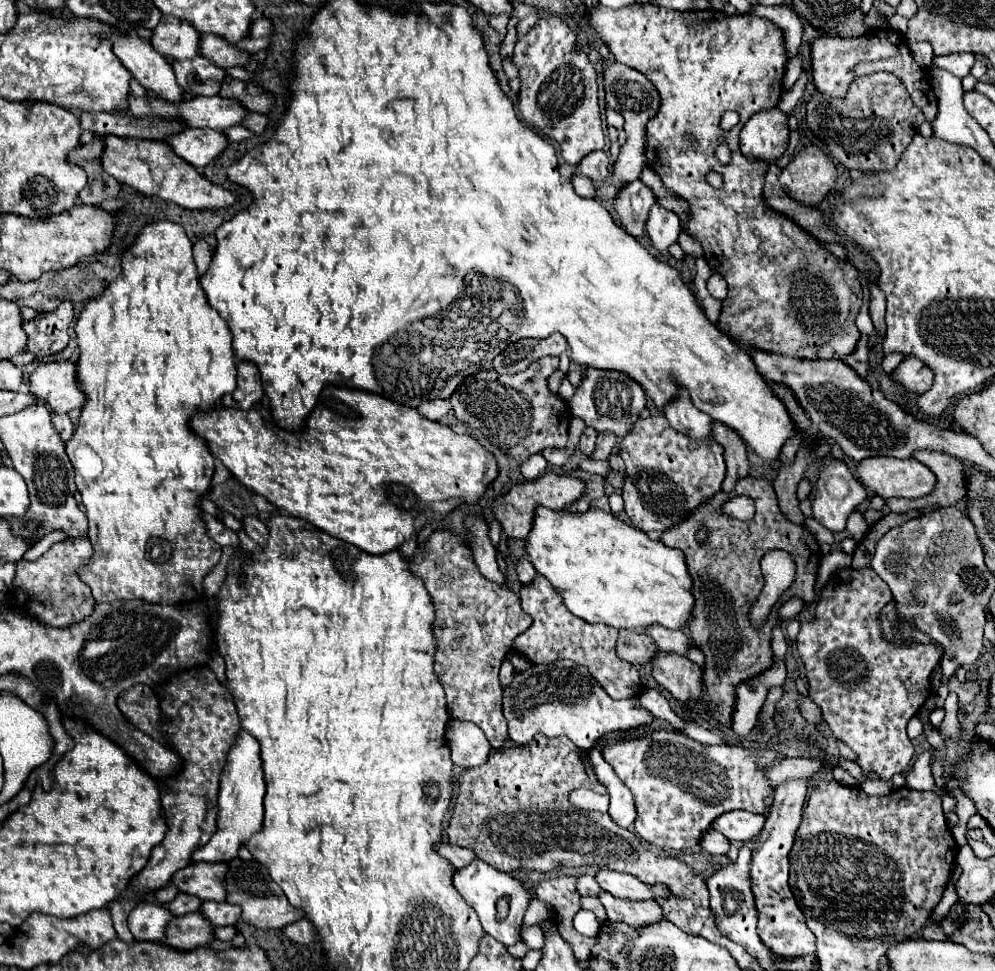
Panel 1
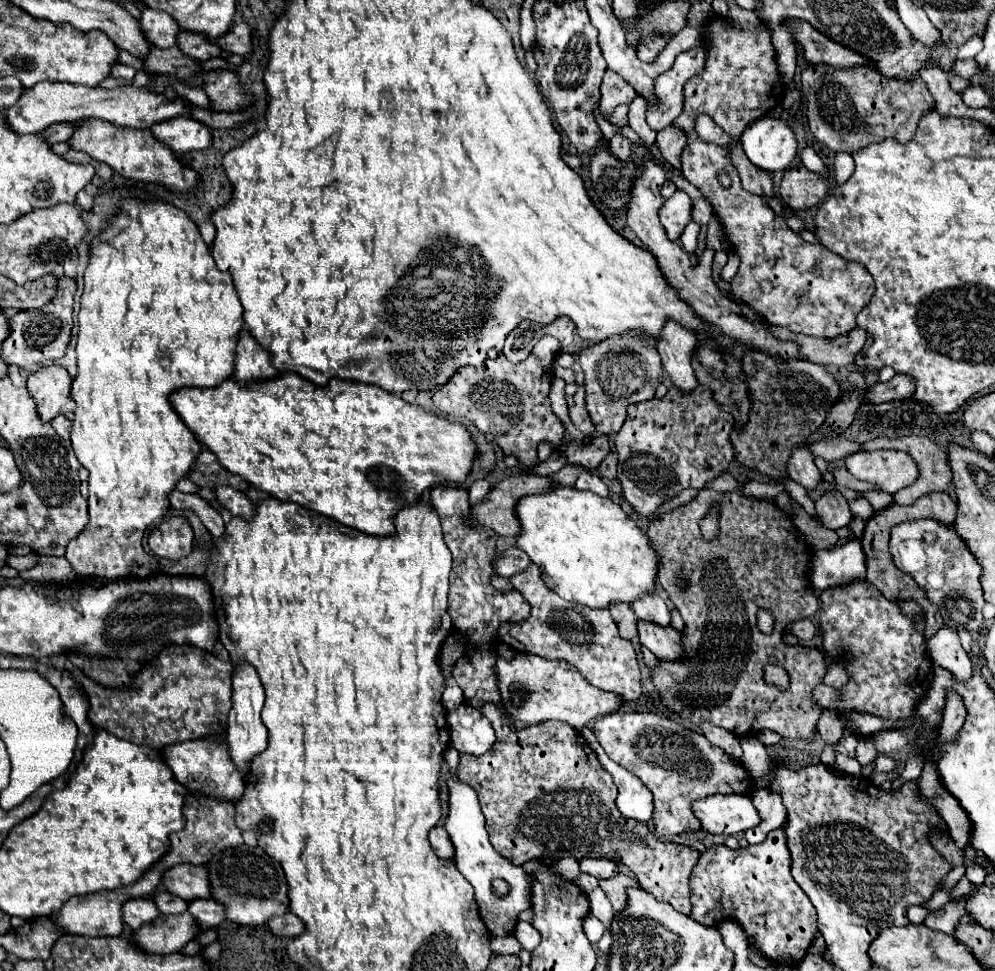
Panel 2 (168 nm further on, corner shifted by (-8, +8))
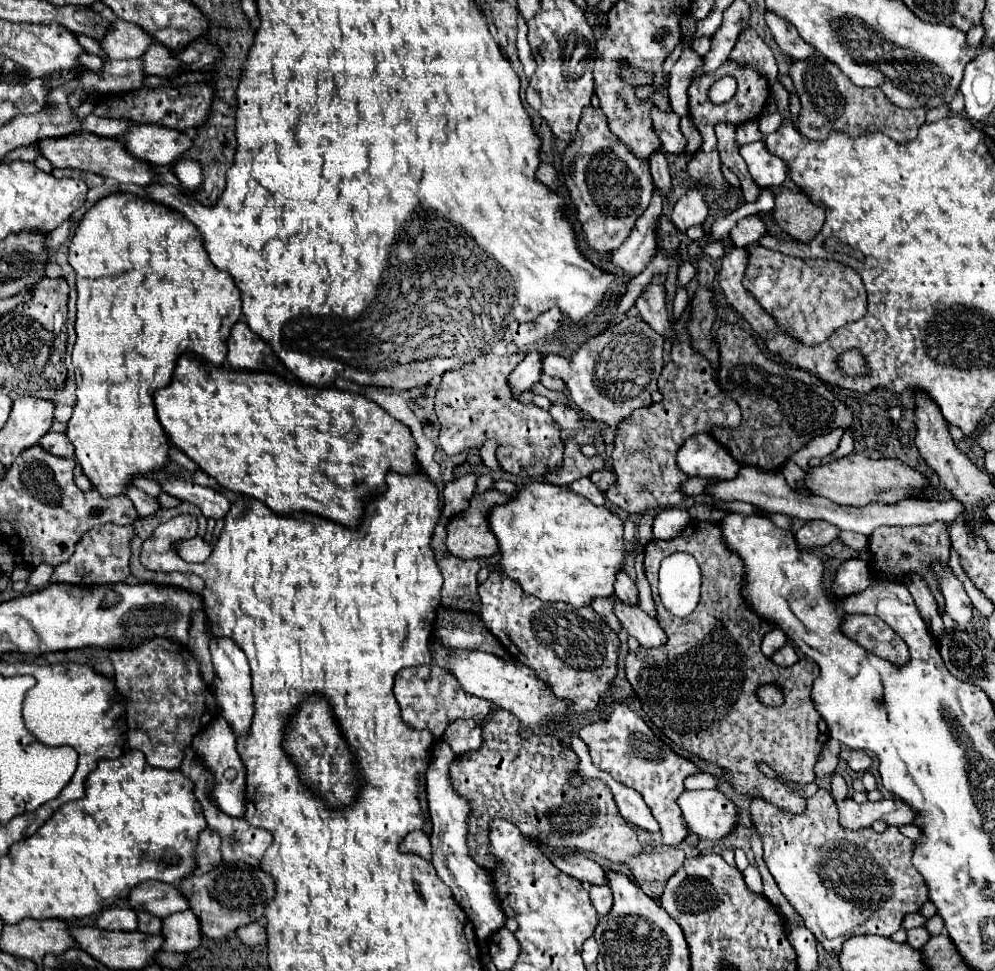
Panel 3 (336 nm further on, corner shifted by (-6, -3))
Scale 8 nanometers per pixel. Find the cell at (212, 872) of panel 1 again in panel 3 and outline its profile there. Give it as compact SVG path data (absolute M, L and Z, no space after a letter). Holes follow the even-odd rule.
M161 881L139 883L129 895L129 903L135 911L143 909L157 917L165 917L189 909L189 903L181 899L181 891L177 891L175 885L161 883Z

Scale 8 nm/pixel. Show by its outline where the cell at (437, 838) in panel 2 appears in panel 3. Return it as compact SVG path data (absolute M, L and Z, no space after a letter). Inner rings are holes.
M413 831L413 833L409 833L409 835L403 839L401 849L419 855L419 857L423 857L425 861L431 861L431 843L429 843L429 837L427 837L423 831Z

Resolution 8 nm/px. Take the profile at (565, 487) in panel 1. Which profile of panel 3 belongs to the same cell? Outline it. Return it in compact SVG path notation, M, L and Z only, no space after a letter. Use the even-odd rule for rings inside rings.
M489 489L481 495L473 495L469 509L461 515L455 515L449 525L447 525L447 549L457 555L459 559L483 559L483 557L491 557L497 553L497 537L493 535L491 527L489 527L489 513L493 507L503 505L511 499L511 495L501 493L497 489Z

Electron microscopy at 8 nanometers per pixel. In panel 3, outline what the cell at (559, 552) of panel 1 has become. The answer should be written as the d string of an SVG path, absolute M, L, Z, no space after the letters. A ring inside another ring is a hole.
M529 483L501 507L493 507L489 525L499 541L501 565L505 575L519 581L523 591L539 597L541 601L561 601L571 607L589 607L597 597L613 597L617 573L625 569L625 541L623 519L607 507L597 507L589 499L561 489L553 483Z

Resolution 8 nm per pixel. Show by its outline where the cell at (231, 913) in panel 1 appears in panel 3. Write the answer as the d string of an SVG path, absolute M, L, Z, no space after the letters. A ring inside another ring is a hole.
M191 911L173 913L163 919L163 937L163 951L191 953L201 943L201 923L197 923L197 917L191 915Z

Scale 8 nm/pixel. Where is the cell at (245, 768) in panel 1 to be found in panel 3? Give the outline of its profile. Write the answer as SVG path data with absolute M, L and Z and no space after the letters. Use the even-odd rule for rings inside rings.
M211 639L211 659L215 665L213 693L217 695L217 705L221 717L229 723L231 731L241 737L249 733L249 723L253 721L253 689L251 689L251 669L245 653L231 639Z

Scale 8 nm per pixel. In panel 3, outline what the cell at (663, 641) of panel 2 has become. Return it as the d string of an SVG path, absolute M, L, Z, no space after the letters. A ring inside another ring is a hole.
M615 599L615 615L621 619L623 629L639 641L645 649L657 649L667 643L665 631L659 627L655 619L643 613L639 607L625 607Z

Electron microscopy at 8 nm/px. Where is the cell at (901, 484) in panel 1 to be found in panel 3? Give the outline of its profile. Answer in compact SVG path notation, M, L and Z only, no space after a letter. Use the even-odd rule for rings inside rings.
M847 455L843 459L835 459L831 463L819 465L815 469L809 469L807 475L807 487L813 491L813 495L821 495L831 499L839 505L867 505L867 503L897 503L911 495L911 491L919 491L927 487L930 480L905 465L899 459L869 459L863 455Z

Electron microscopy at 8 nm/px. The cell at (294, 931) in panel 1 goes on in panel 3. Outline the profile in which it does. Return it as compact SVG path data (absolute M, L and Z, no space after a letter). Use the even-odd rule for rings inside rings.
M251 923L251 925L245 925L237 931L237 937L245 943L245 945L251 945L251 947L257 947L261 943L267 943L267 931L261 923Z

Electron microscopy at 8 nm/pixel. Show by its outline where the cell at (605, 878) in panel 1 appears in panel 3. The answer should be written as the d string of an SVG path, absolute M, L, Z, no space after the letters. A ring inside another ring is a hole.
M553 855L551 861L557 869L561 869L563 873L569 873L571 877L575 877L579 881L587 881L591 885L607 885L603 867L589 857L583 857L583 855Z

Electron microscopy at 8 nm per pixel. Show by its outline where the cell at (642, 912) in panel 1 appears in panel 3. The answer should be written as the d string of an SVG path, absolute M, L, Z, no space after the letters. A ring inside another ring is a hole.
M593 885L589 889L589 895L591 895L591 903L597 909L597 913L599 915L607 915L609 907L613 905L613 893L609 891L609 887L607 885L601 885L601 887Z

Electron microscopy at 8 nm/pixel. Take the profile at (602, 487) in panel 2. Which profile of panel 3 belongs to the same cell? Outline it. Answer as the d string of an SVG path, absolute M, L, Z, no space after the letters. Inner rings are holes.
M581 477L581 479L573 481L573 483L571 483L571 491L577 493L577 495L587 497L587 499L593 501L595 505L605 505L605 497L603 497L603 493L591 483L589 477Z

